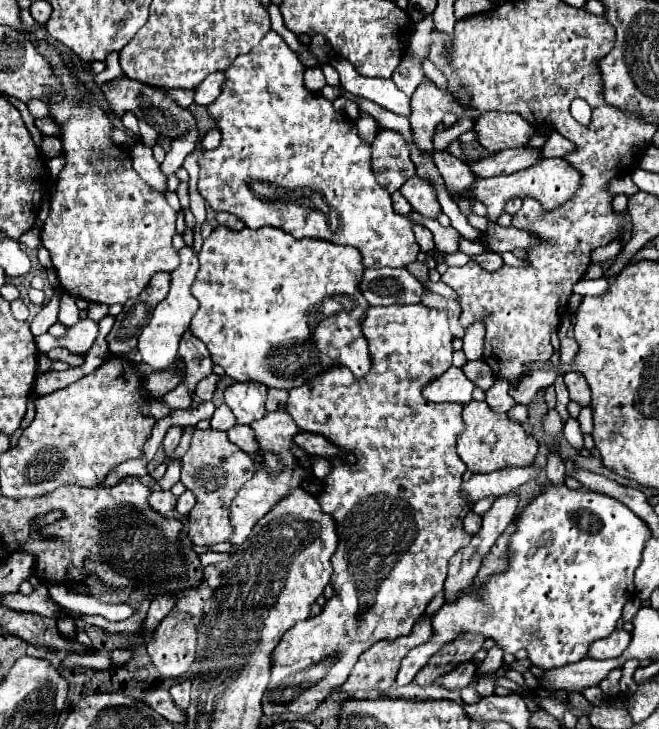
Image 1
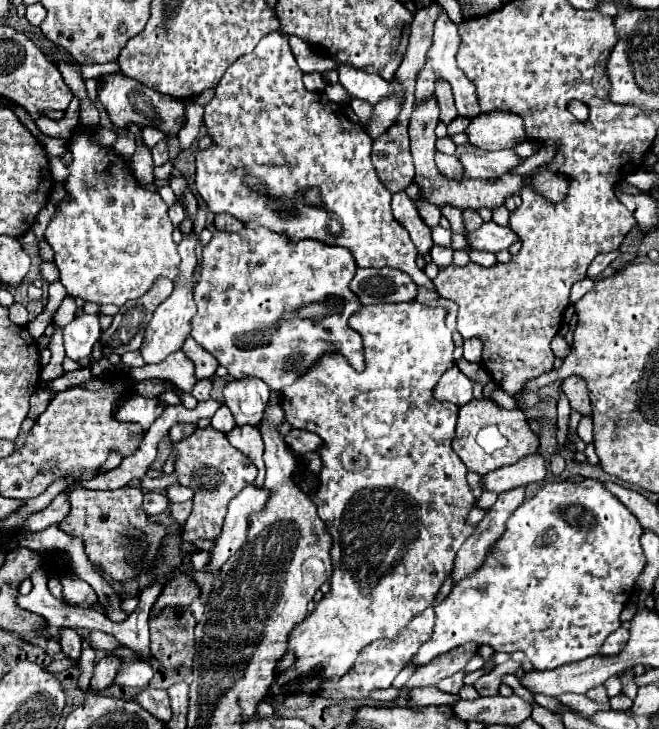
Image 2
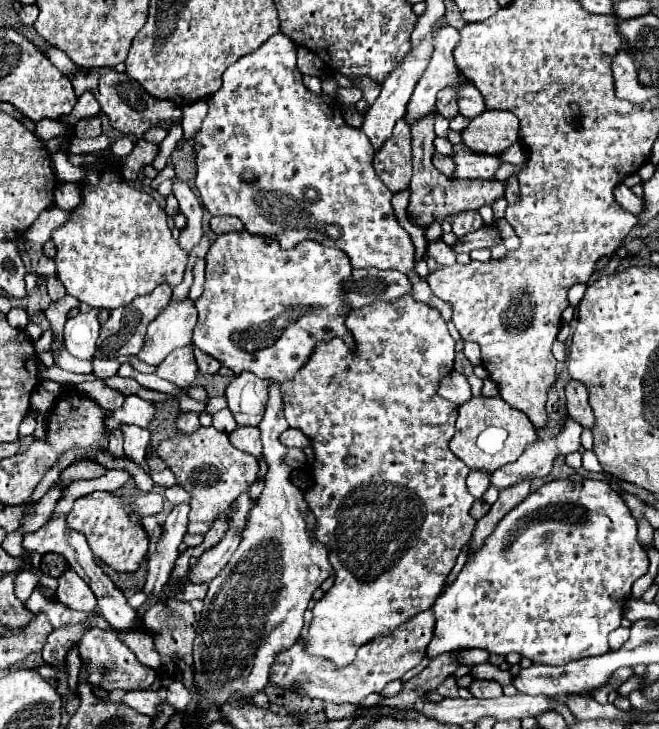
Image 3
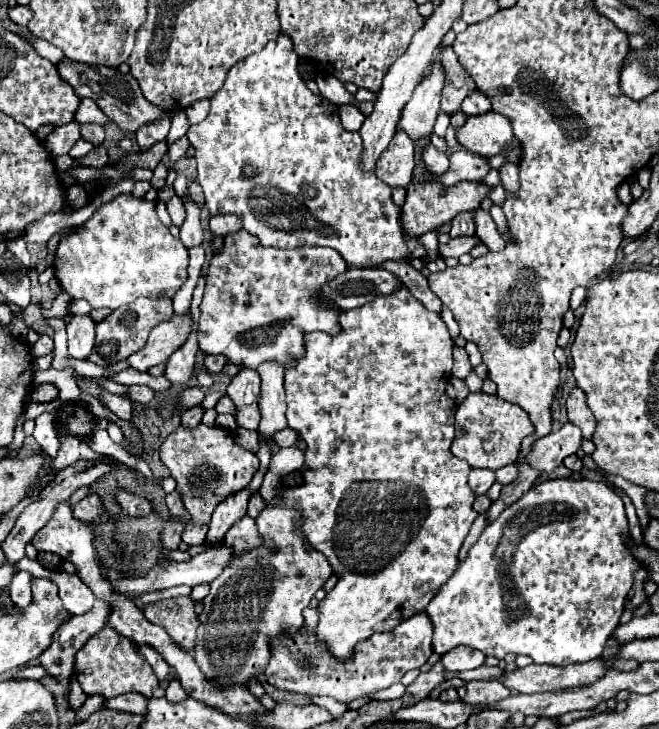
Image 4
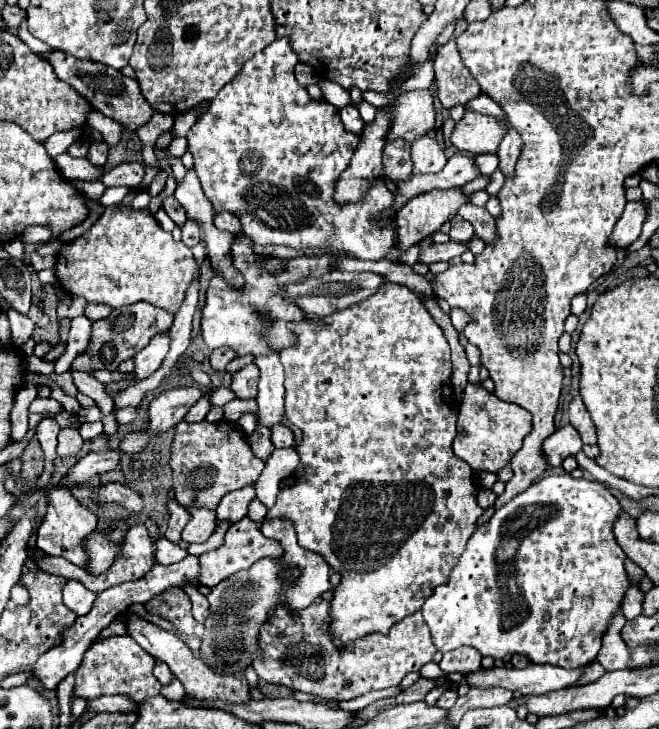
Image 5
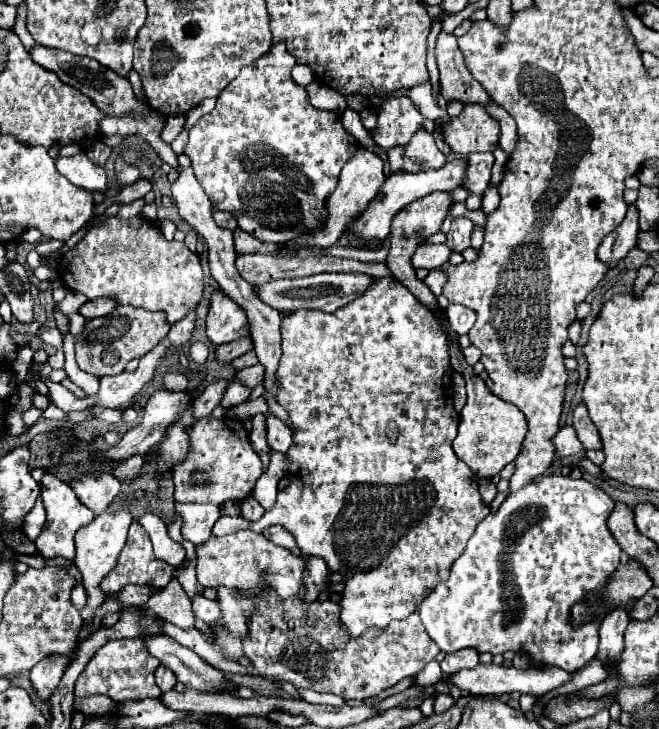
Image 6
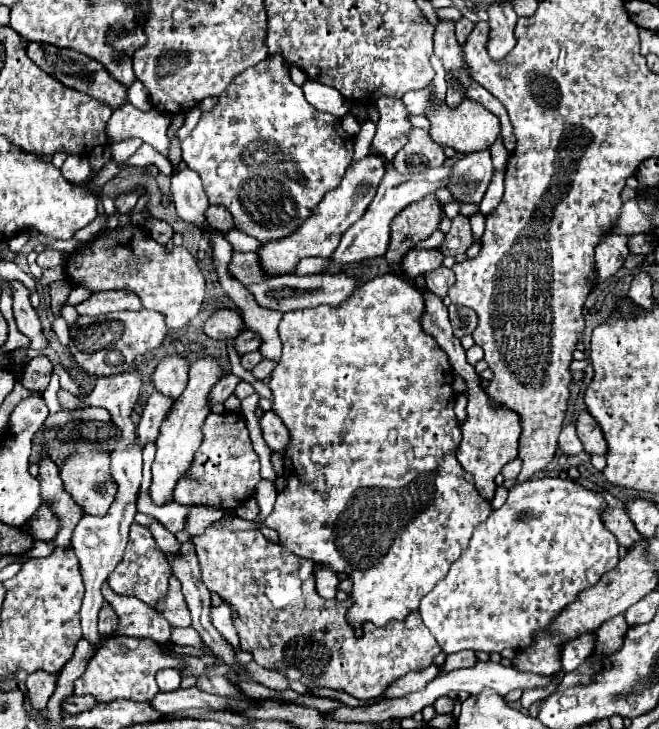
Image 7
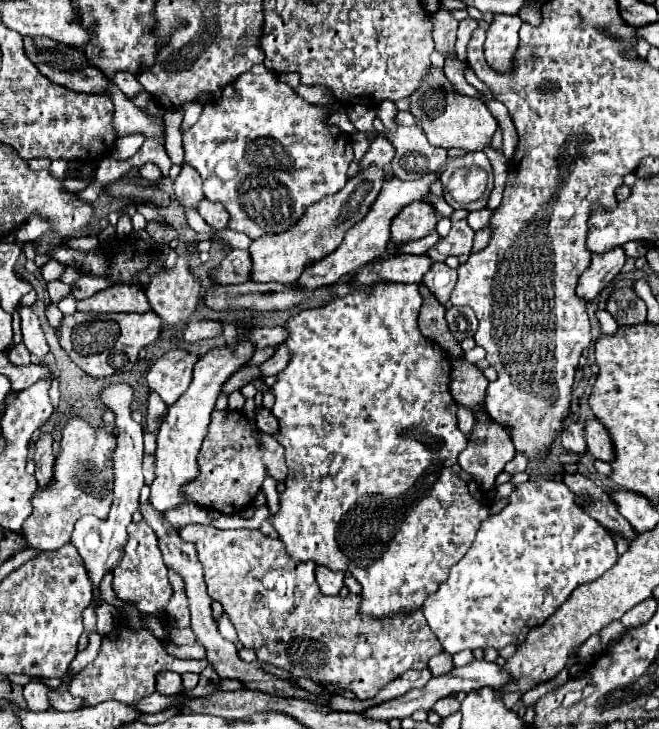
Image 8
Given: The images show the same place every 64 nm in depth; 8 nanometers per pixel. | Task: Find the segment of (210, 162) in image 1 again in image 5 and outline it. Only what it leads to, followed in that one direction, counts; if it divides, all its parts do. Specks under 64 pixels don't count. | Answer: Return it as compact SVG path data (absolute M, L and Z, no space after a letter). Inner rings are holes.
M276 38L242 66L238 76L212 100L210 110L190 128L186 136L188 152L194 156L194 170L202 190L212 202L214 212L232 212L242 224L242 234L258 244L282 244L296 250L328 246L360 260L382 260L394 248L394 220L390 220L384 230L380 230L374 220L392 204L392 194L382 182L370 190L362 202L348 204L346 208L334 202L338 176L348 168L360 138L344 130L338 108L308 96L306 88L294 78L296 62L298 58L290 48L290 40Z

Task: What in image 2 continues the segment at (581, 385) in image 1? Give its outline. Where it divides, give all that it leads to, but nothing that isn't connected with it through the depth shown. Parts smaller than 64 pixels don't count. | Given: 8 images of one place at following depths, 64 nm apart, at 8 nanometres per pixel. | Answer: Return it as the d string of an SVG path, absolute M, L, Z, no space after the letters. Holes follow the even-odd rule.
M578 376L566 378L562 384L562 392L566 394L572 410L580 412L582 416L590 416L592 408L590 408L590 398L588 398L588 388L582 378L578 378Z

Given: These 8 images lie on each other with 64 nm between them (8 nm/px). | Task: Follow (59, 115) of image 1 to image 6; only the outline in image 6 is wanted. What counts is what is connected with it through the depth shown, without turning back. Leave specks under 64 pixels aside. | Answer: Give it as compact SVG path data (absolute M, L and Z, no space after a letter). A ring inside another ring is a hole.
M110 216L102 226L92 228L58 260L58 272L70 290L82 292L88 298L114 296L120 304L166 312L170 326L198 308L204 290L198 256L184 242L168 242L140 216L130 220Z

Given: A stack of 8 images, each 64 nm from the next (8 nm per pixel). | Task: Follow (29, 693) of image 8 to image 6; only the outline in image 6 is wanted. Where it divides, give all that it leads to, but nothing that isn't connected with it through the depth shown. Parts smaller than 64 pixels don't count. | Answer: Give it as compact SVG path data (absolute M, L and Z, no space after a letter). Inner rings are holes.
M52 656L50 660L42 660L40 664L36 664L30 672L30 682L36 694L36 702L46 702L50 698L50 694L56 690L64 668L68 666L70 658L62 658L62 656Z

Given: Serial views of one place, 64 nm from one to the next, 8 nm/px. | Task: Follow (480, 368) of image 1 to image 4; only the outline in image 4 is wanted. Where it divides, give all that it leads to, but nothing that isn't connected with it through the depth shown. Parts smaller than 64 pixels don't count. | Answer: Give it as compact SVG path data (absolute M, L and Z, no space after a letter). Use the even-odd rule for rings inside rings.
M454 346L454 368L452 368L452 376L464 380L470 372L472 372L472 366L470 366L470 360L468 360L466 350Z

